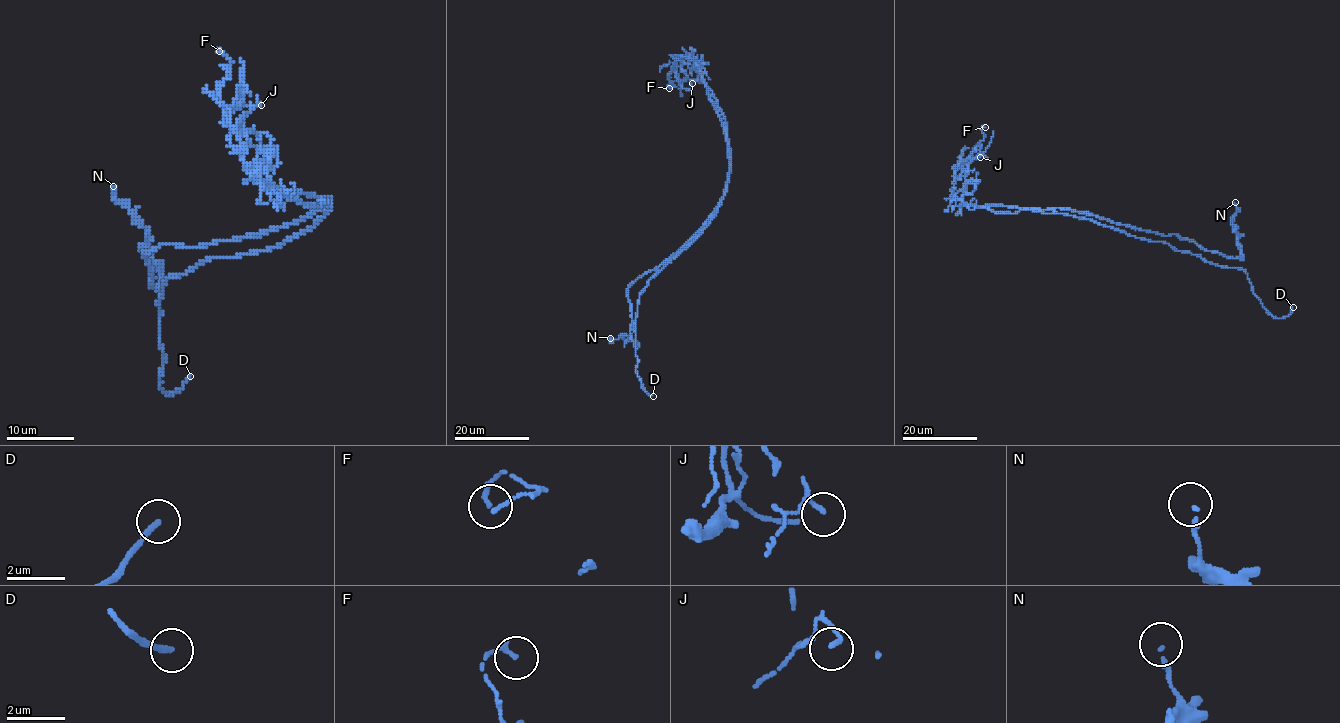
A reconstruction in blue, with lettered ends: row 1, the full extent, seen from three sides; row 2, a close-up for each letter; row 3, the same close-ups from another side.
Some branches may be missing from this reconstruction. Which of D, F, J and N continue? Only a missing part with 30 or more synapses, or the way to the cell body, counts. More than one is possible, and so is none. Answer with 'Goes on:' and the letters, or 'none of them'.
Goes on: D

